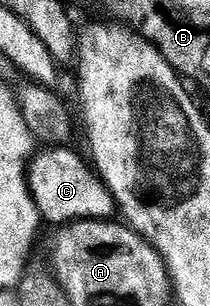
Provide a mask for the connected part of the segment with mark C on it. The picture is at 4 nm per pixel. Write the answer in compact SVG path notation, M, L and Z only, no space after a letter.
M71 147L45 148L48 148L45 152L37 151L28 165L28 189L32 191L41 221L63 226L74 220L112 220L118 212L116 198L89 163L75 156Z

